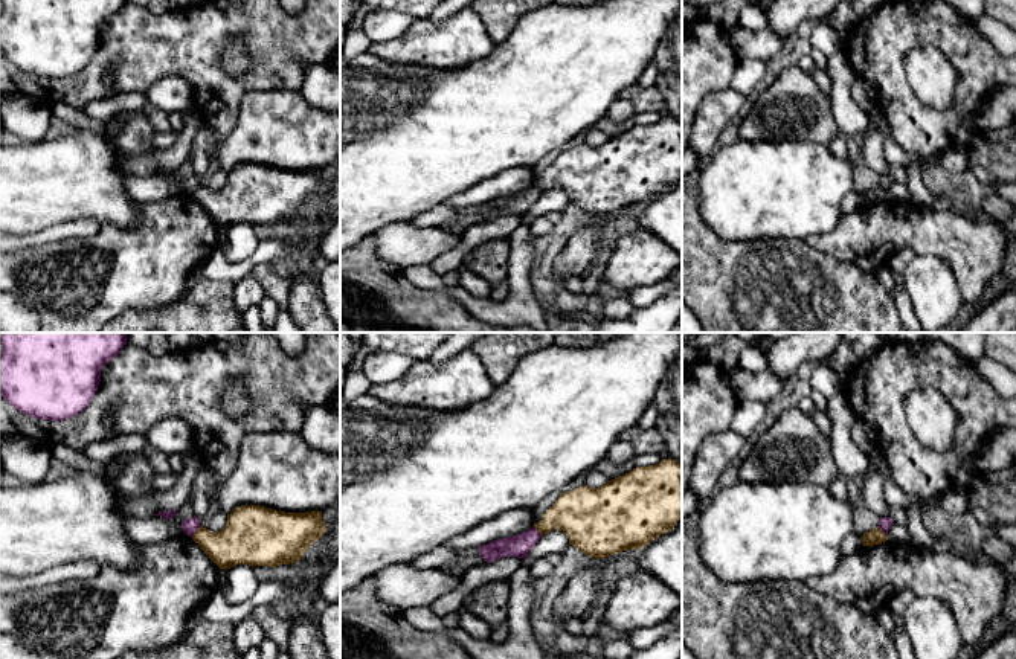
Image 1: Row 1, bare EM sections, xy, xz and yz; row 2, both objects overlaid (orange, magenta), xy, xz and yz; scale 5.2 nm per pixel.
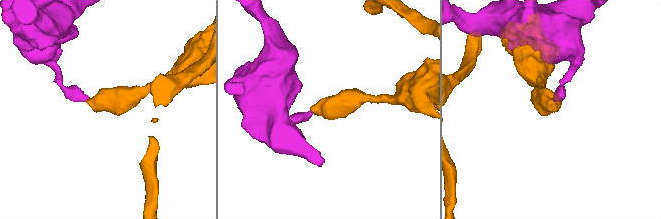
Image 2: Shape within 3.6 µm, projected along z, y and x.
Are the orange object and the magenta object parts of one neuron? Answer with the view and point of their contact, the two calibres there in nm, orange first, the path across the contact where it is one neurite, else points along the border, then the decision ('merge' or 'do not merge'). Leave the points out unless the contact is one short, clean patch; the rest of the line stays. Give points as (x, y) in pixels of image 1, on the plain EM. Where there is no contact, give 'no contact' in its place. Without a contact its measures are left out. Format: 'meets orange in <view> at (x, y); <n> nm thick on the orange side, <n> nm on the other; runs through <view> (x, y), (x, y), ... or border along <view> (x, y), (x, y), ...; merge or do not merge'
meets orange in xy at (196, 189); 240 nm thick on the orange side, 80 nm on the other; border along xy (202, 183), (191, 194); do not merge

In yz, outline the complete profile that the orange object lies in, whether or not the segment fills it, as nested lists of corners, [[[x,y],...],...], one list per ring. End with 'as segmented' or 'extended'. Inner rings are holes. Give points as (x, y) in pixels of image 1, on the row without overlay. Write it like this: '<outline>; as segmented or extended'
[[[877,185],[862,194],[863,204],[882,203],[888,198],[888,194]]]; as segmented

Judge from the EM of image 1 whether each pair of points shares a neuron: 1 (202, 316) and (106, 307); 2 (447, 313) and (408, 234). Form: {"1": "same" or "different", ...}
{"1": "different", "2": "different"}

